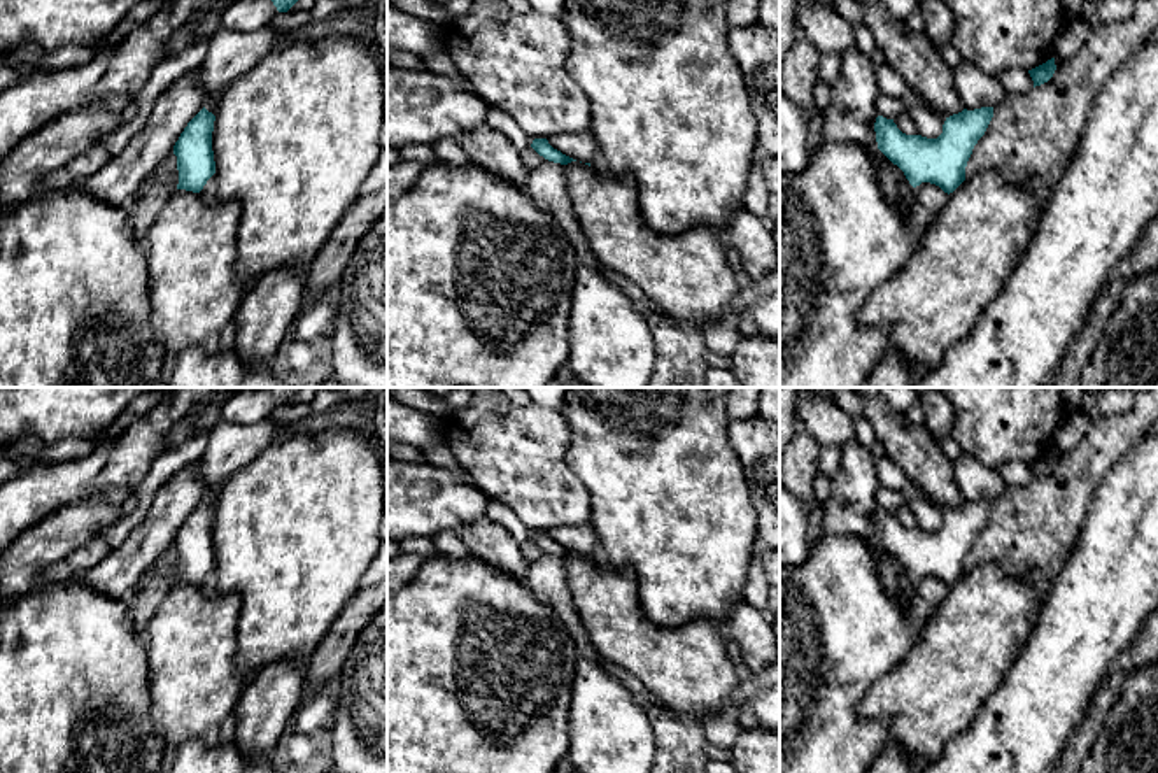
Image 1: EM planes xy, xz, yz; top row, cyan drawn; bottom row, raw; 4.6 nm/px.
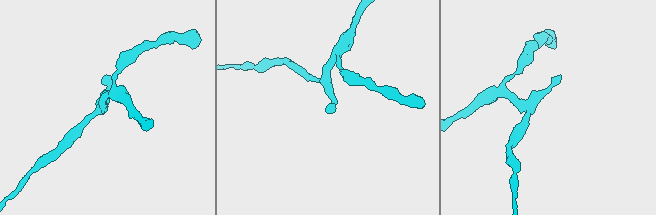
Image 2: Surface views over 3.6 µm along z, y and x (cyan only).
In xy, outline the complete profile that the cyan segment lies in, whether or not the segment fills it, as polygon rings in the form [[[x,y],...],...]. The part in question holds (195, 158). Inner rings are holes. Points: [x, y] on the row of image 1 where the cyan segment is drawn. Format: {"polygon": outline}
{"polygon": [[[205,107],[187,123],[173,145],[177,156],[177,189],[200,193],[215,174],[212,131],[215,116]]]}

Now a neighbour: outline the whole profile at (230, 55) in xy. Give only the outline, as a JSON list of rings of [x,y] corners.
[[[265,25],[254,32],[219,30],[198,70],[198,82],[208,98],[217,98],[233,81],[258,65],[280,44],[282,32]]]

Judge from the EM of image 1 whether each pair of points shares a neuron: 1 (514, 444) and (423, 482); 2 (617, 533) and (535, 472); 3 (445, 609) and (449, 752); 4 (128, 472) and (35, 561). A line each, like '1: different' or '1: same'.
1: different
2: different
3: same
4: different

